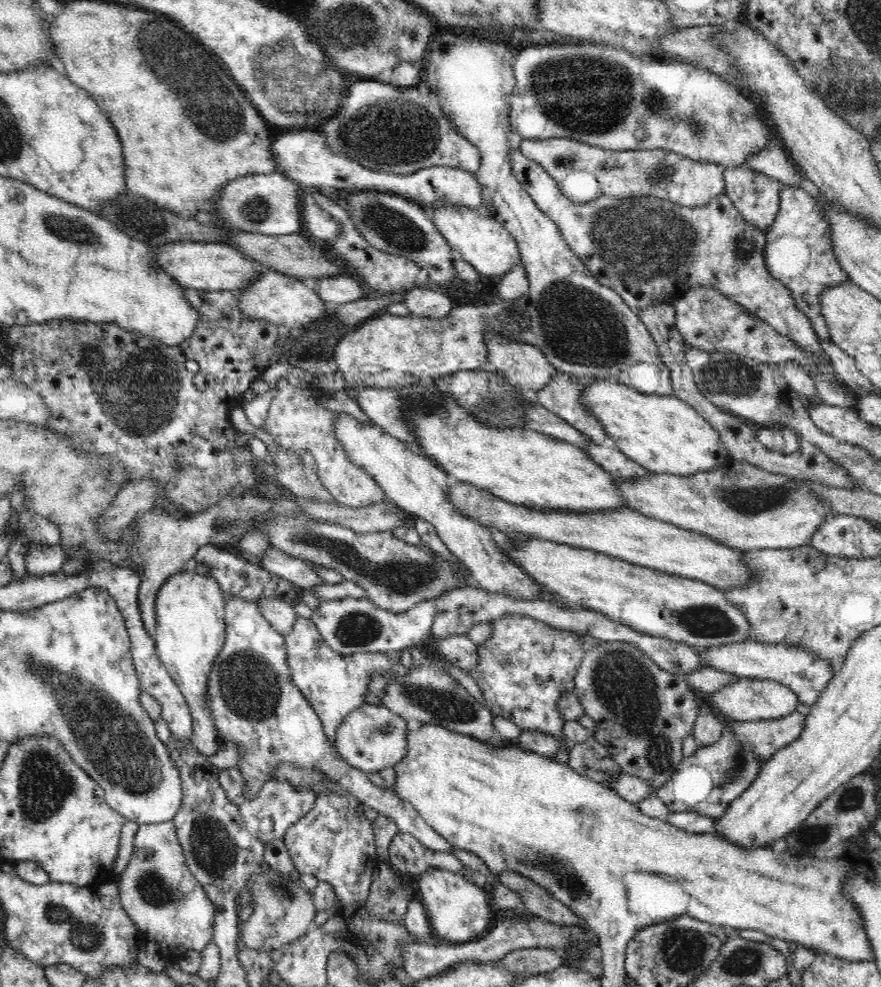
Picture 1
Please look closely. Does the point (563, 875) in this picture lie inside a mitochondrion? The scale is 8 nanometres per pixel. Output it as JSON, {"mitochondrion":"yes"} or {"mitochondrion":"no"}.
{"mitochondrion":"yes"}

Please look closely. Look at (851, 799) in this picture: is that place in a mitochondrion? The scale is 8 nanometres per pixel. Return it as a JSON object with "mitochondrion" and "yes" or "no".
{"mitochondrion":"yes"}

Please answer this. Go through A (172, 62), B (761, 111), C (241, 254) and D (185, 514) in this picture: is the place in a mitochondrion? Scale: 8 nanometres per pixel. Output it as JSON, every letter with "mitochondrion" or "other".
{"A":"mitochondrion","B":"other","C":"other","D":"other"}

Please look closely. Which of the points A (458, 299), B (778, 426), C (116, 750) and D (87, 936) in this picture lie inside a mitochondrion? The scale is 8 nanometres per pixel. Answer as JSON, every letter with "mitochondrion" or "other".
{"A":"other","B":"other","C":"mitochondrion","D":"mitochondrion"}

